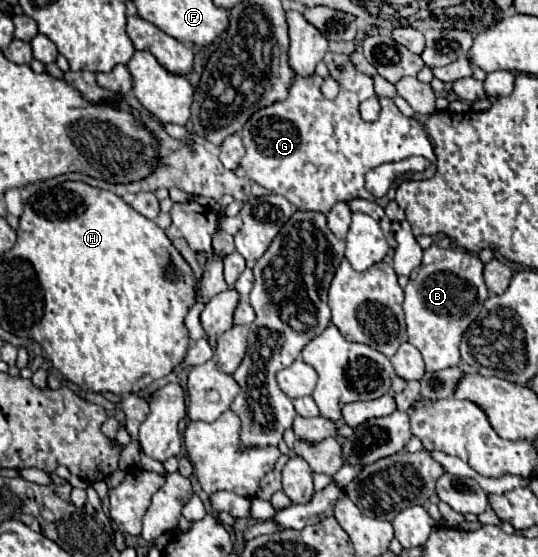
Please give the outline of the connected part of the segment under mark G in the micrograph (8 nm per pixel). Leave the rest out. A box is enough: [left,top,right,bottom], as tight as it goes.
[240,53,436,213]

